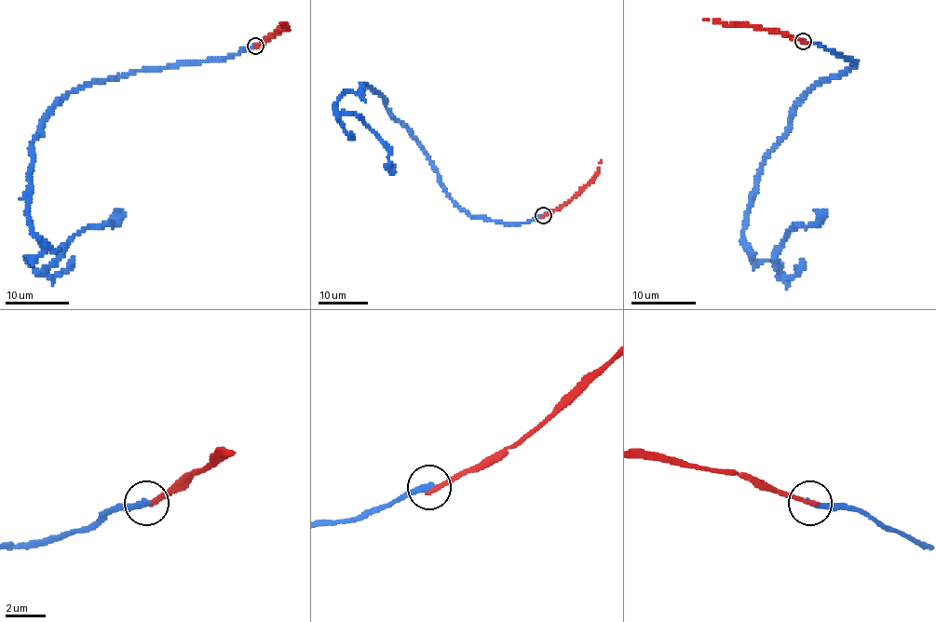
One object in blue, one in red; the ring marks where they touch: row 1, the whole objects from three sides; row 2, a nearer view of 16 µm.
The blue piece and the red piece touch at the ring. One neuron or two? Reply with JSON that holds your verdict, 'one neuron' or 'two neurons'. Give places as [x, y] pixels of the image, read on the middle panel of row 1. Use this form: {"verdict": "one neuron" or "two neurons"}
{"verdict": "two neurons"}

